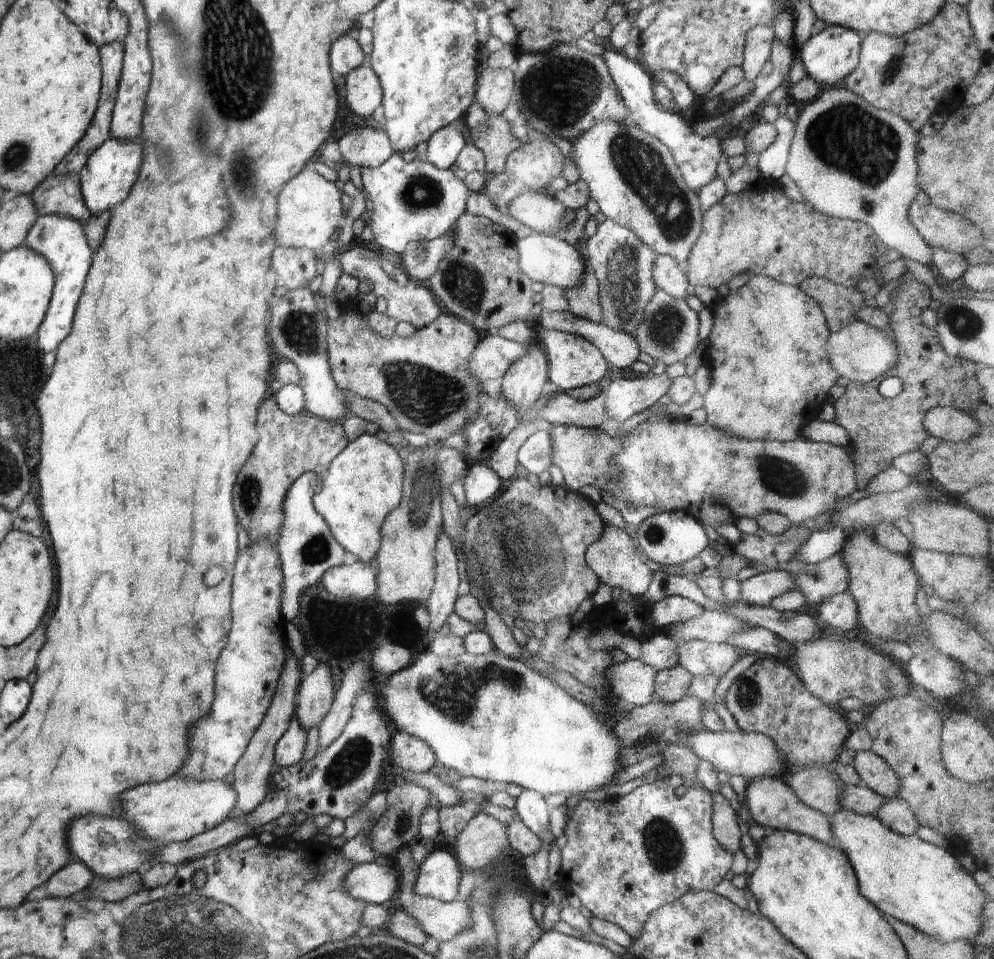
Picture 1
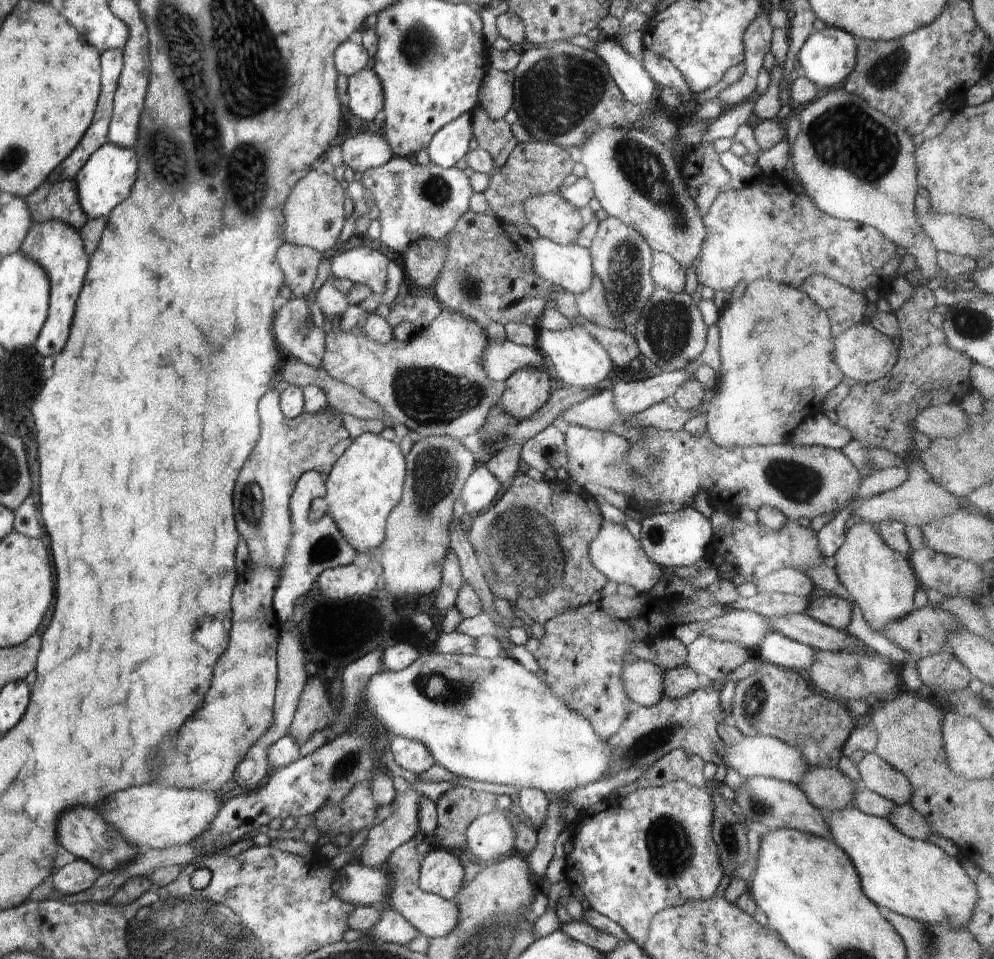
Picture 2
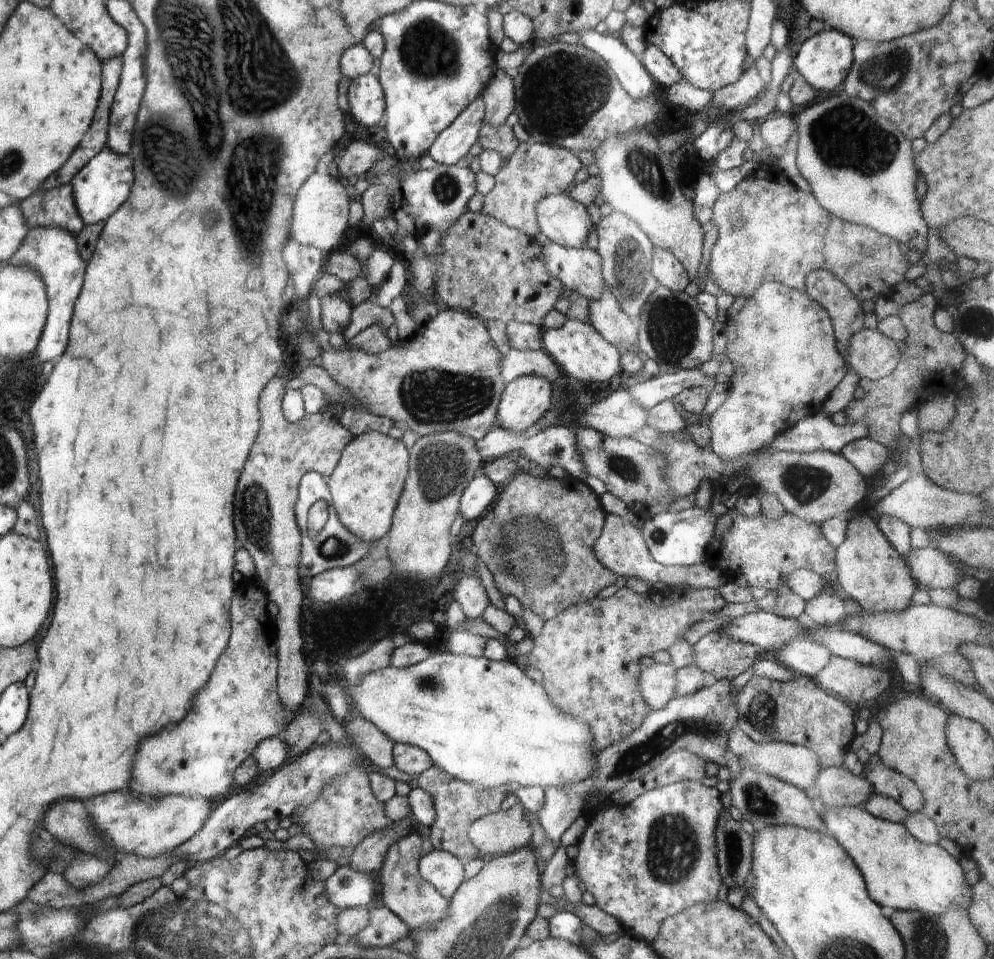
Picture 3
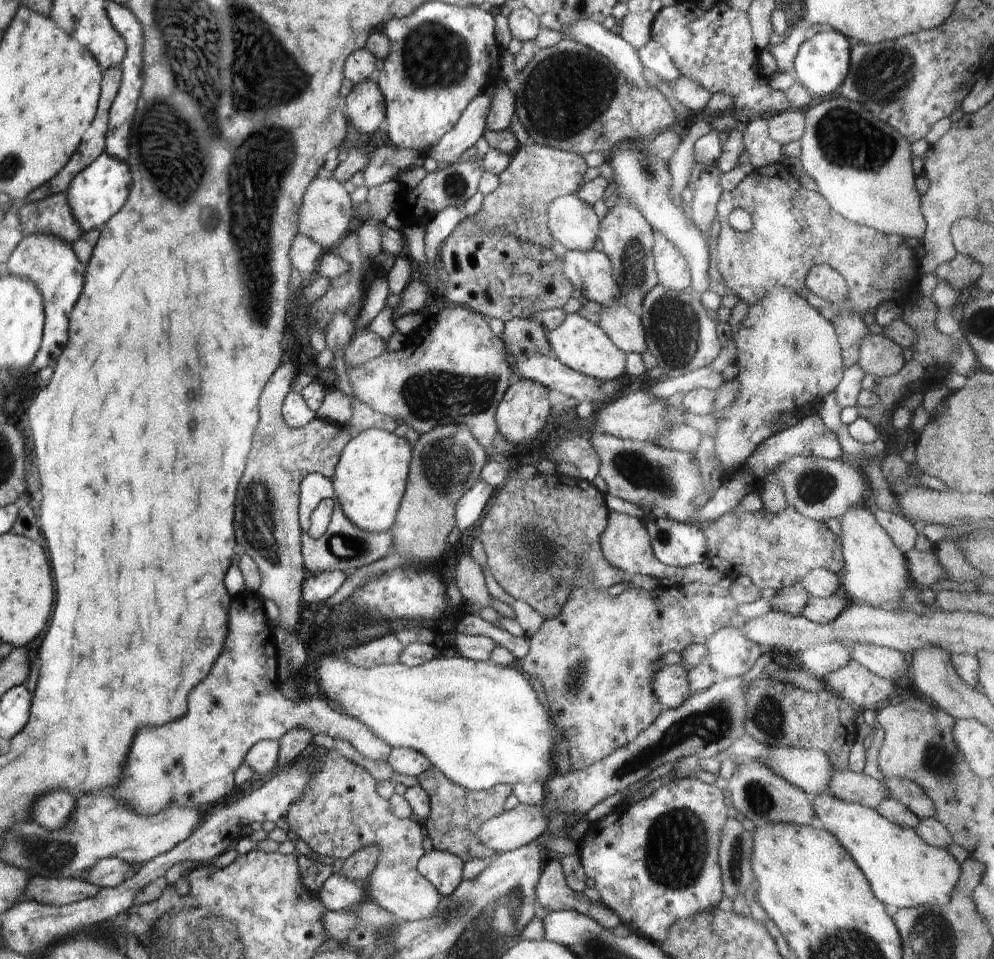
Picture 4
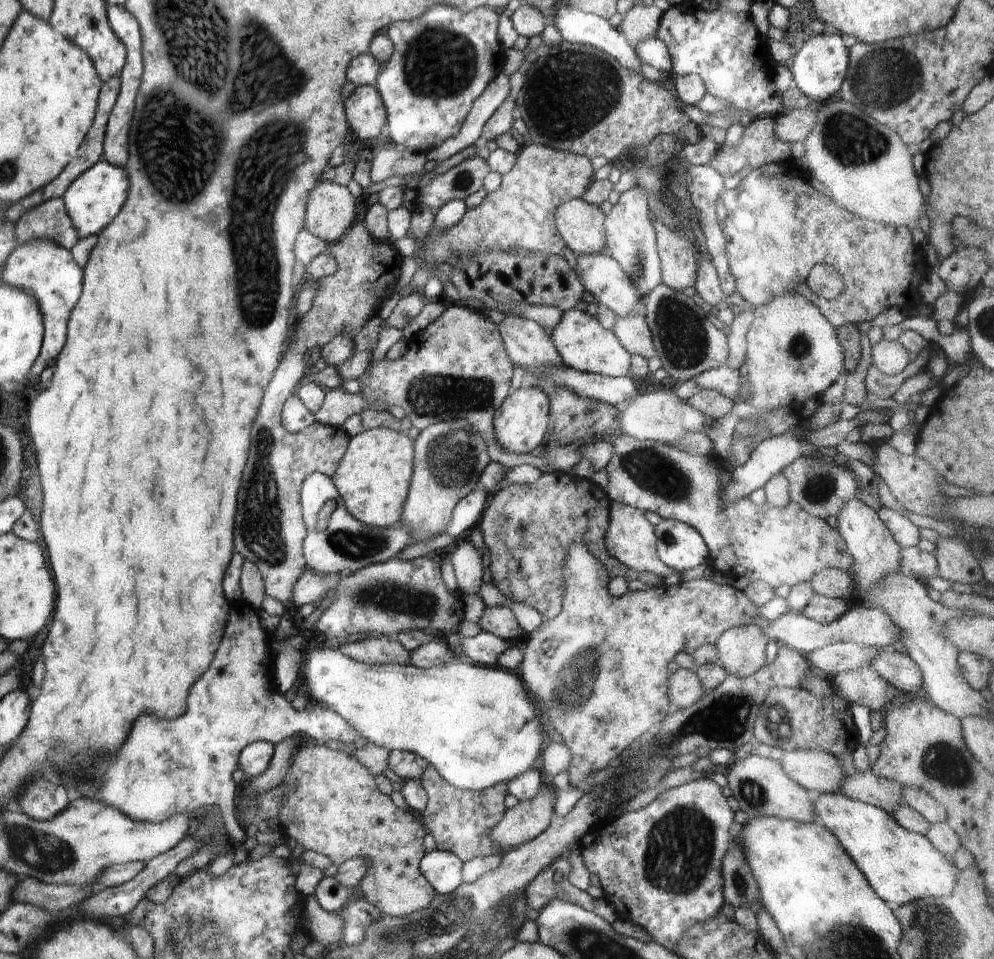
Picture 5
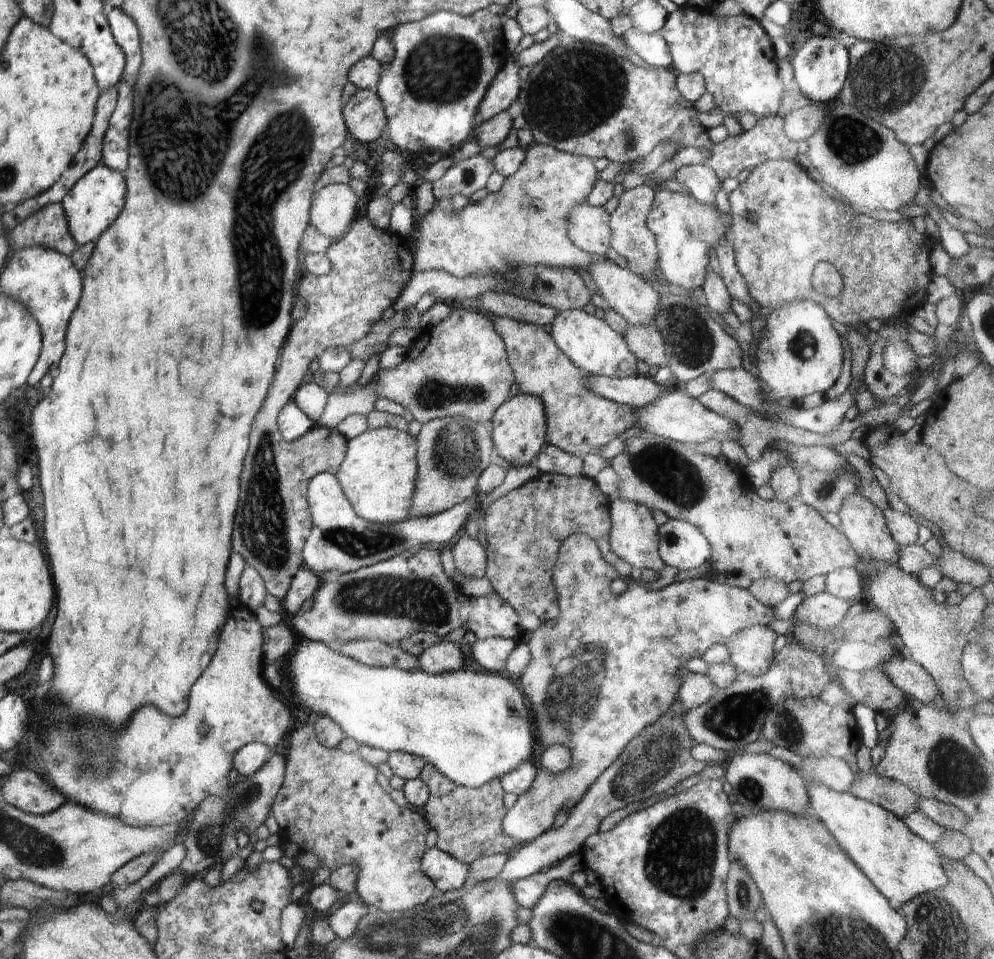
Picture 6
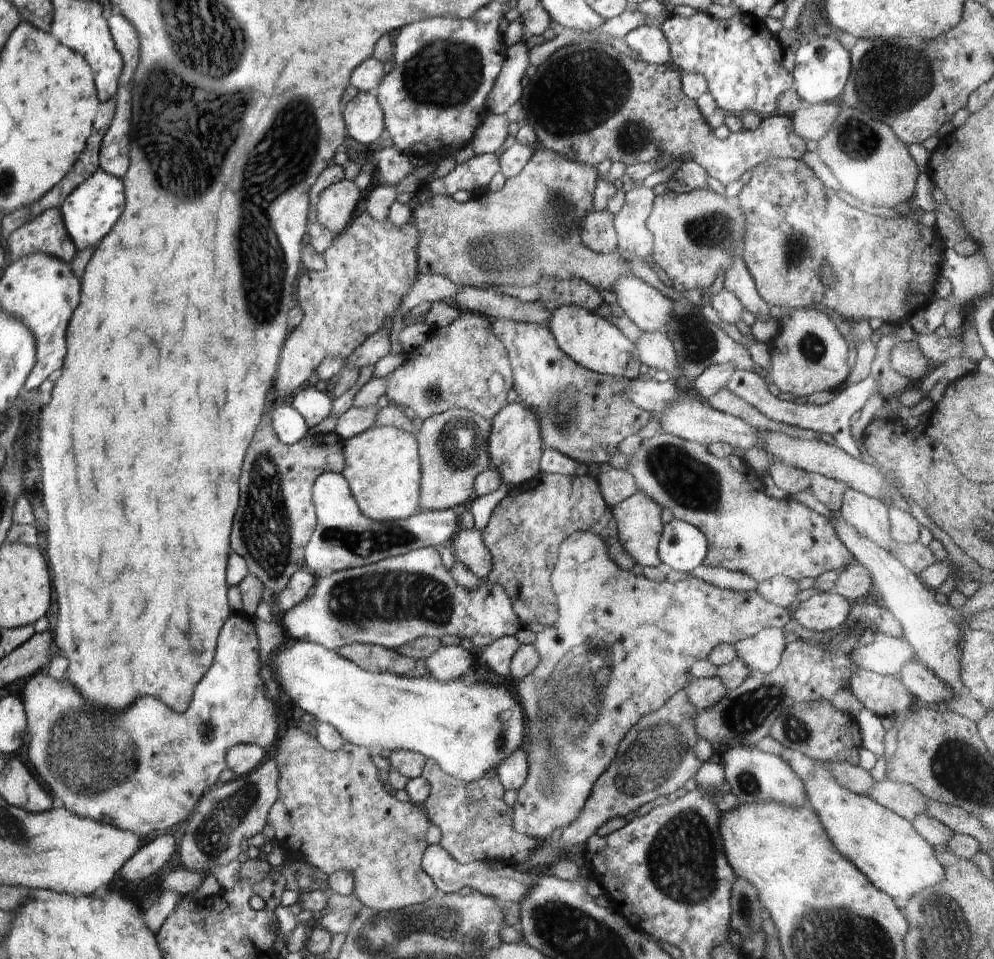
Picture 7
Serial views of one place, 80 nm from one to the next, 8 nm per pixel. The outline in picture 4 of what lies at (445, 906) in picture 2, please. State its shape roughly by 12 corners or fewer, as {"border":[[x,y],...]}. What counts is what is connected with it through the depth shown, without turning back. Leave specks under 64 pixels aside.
{"border":[[336,748],[290,805],[289,830],[322,856],[377,845],[366,898],[398,921],[441,894],[417,871],[423,824]]}

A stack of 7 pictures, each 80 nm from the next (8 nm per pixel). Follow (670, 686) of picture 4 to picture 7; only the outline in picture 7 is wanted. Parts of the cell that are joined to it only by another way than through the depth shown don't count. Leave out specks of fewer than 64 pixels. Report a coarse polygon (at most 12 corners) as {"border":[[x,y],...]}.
{"border":[[720,677],[694,678],[685,689],[699,710],[727,692]]}

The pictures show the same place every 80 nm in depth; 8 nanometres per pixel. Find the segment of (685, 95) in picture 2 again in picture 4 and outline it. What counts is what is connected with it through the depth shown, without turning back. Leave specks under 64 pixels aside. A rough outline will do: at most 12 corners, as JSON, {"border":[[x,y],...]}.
{"border":[[662,44],[637,53],[643,67],[674,84],[681,75]]}

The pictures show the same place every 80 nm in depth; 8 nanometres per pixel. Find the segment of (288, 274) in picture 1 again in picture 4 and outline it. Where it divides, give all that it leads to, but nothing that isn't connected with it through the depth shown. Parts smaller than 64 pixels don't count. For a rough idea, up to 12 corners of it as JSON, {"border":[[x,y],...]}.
{"border":[[298,233],[289,252],[303,280],[316,273],[326,251]]}

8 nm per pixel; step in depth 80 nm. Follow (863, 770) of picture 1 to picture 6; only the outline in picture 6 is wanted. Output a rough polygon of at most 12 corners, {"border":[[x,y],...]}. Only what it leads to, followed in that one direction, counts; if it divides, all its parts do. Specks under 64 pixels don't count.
{"border":[[919,797],[917,806],[946,830],[960,831],[967,816],[953,804]]}

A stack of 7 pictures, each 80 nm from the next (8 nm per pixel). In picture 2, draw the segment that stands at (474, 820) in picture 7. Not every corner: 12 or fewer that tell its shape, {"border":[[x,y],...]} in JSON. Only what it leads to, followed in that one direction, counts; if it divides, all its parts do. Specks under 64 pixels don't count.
{"border":[[454,786],[435,804],[434,847],[467,862],[466,830],[497,795]]}

